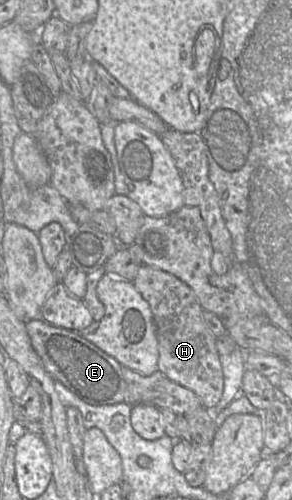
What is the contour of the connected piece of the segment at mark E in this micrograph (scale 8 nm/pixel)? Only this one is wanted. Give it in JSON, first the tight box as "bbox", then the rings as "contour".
{"bbox":[26,318,126,405],"contour":[[[41,318],[26,322],[26,331],[44,370],[55,384],[60,384],[72,395],[90,405],[107,405],[124,401],[126,382],[122,365],[114,357],[80,336],[78,332],[51,325]]]}

